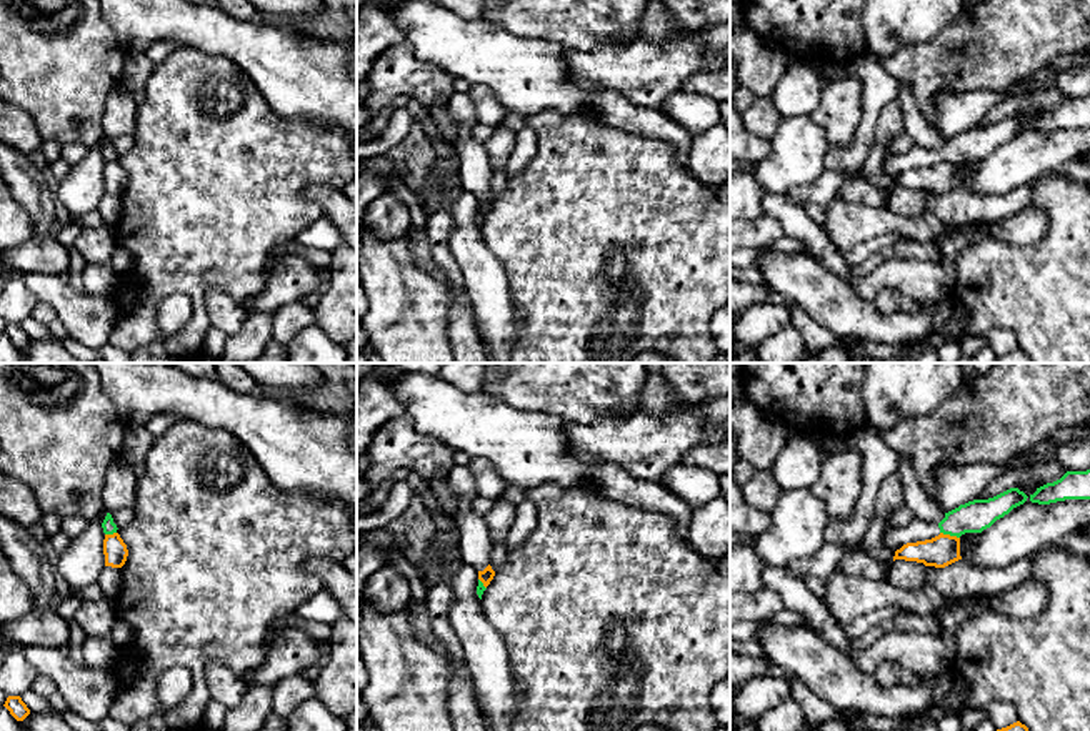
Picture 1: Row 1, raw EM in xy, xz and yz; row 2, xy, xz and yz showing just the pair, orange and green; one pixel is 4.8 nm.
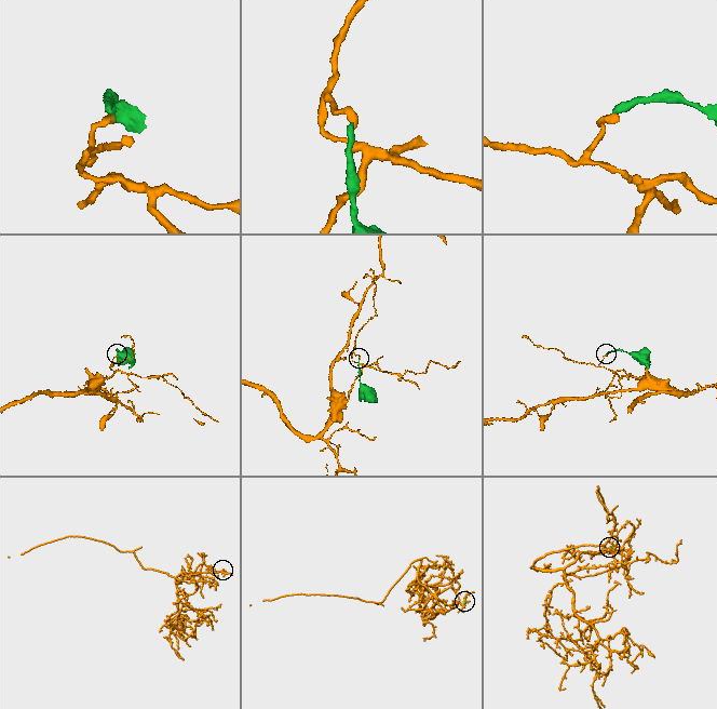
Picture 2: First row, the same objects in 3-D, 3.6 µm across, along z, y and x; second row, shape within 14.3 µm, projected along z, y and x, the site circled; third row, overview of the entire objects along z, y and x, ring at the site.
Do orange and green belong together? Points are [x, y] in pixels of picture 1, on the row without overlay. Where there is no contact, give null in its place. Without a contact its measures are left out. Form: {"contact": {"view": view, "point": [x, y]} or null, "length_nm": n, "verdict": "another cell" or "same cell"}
{"contact": {"view": "yz", "point": [950, 164]}, "length_nm": 100, "verdict": "another cell"}

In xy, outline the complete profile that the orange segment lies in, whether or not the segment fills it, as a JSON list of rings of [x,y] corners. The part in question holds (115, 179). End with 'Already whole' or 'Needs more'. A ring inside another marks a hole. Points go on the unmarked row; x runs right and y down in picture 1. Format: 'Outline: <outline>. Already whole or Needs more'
Outline: [[[118,160],[105,162],[103,182],[105,182],[105,193],[122,195],[125,191],[128,177]]]. Already whole

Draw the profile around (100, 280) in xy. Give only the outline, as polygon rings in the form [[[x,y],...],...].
[[[88,263],[82,273],[83,291],[112,300],[122,286],[122,278],[110,263]]]

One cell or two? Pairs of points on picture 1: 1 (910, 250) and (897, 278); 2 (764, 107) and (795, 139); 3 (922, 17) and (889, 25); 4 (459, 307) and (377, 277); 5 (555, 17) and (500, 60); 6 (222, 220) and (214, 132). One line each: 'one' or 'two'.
1: two
2: two
3: one
4: two
5: two
6: one

